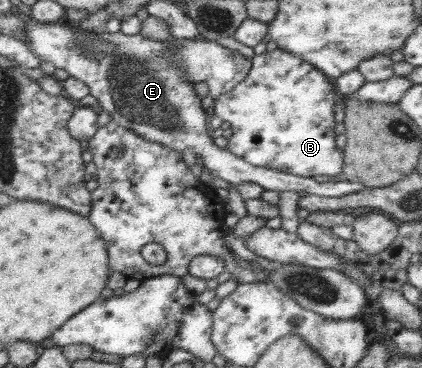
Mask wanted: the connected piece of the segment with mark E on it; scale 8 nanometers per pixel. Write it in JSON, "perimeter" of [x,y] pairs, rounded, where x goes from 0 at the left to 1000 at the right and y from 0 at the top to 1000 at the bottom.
{"perimeter":[[[57,46],[57,87],[66,101],[73,139],[102,166],[126,171],[130,182],[154,190],[168,209],[197,220],[211,253],[232,274],[230,299],[251,302],[263,323],[318,356],[334,375],[391,394],[391,399],[436,413],[455,405],[464,424],[481,435],[481,454],[507,484],[533,489],[547,505],[571,497],[604,497],[623,516],[723,522],[761,535],[808,535],[827,524],[846,524],[865,511],[855,497],[836,497],[810,486],[801,497],[784,492],[758,497],[739,484],[661,467],[633,454],[602,454],[573,429],[521,405],[491,364],[493,318],[476,288],[476,266],[429,190],[393,171],[393,133],[400,109],[365,109],[296,90],[239,87],[237,111],[270,117],[270,141],[242,158],[225,160],[204,152],[204,120],[213,106],[197,92],[180,92],[168,76],[142,63],[97,63],[85,52]]]}

